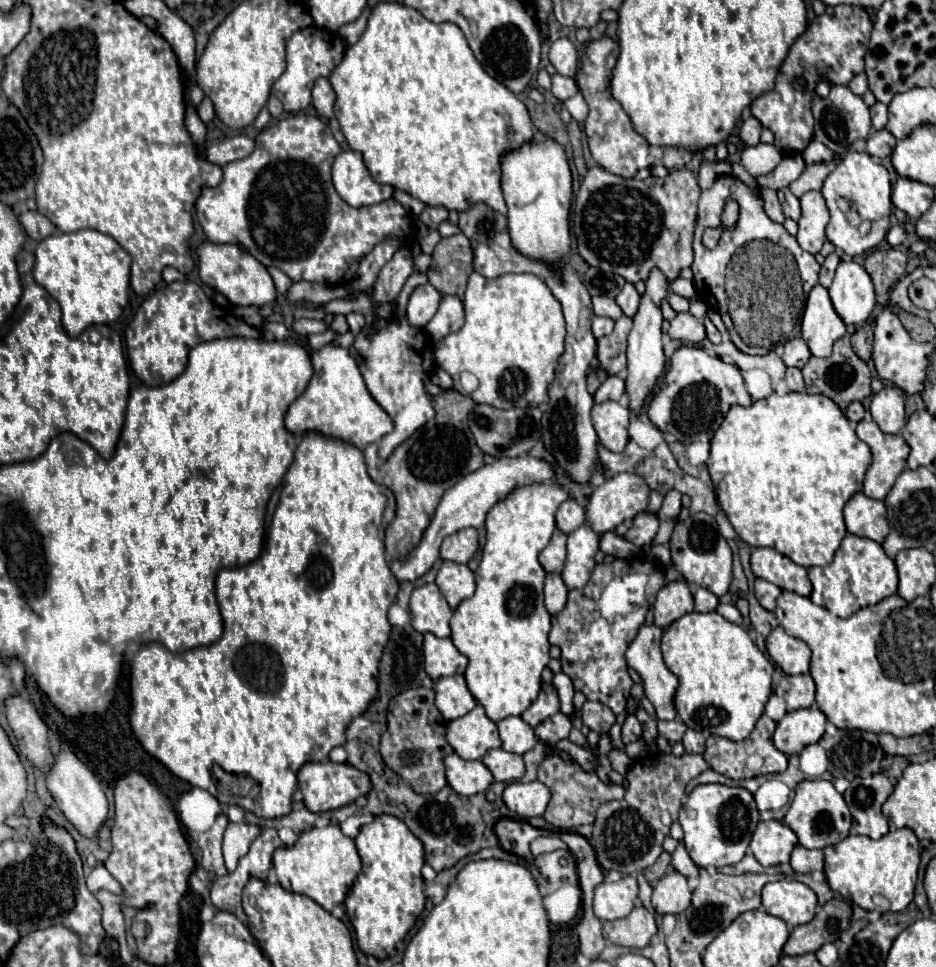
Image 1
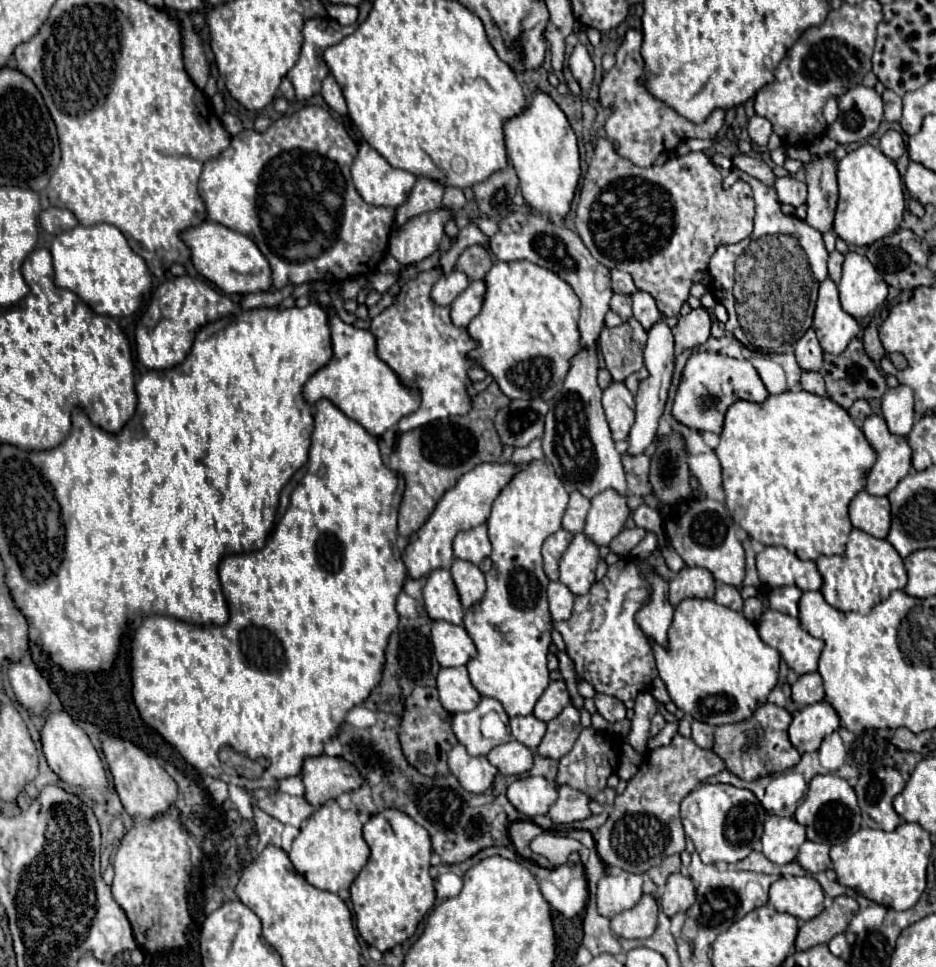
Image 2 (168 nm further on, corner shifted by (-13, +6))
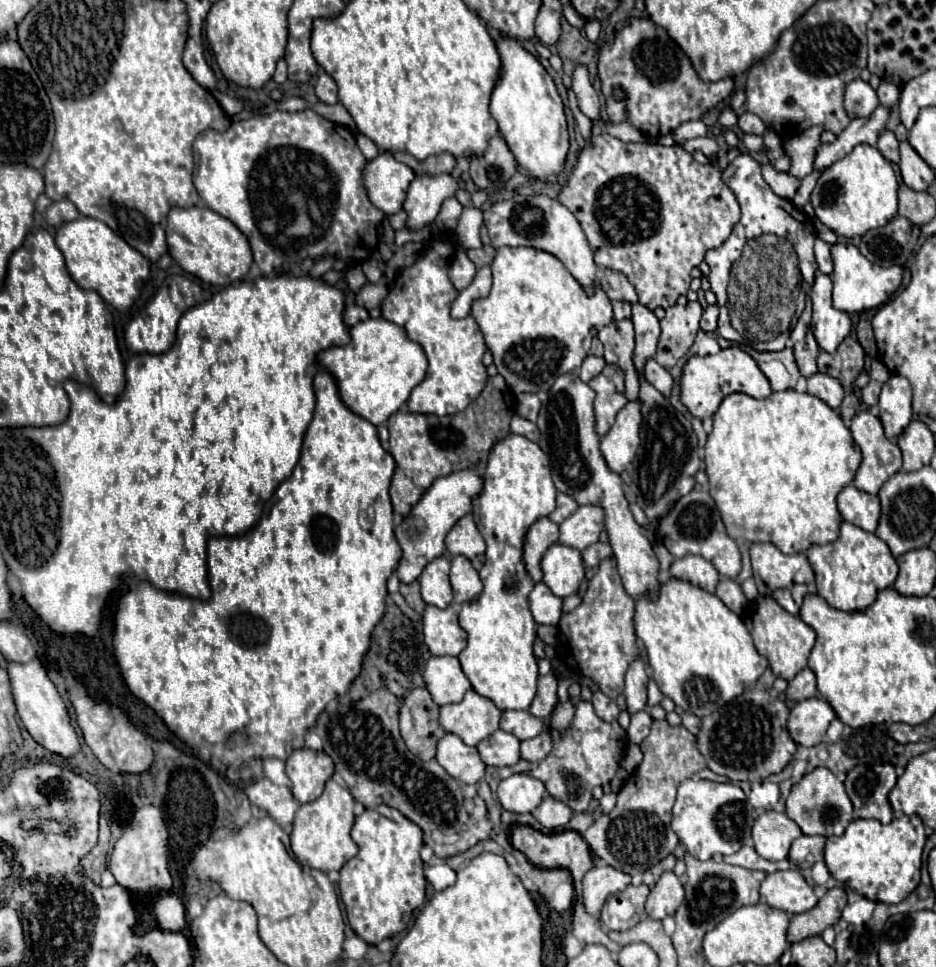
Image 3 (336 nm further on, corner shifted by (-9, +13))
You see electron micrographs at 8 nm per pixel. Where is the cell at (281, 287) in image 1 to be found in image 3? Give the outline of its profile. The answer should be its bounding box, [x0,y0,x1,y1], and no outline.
[318,317,428,425]

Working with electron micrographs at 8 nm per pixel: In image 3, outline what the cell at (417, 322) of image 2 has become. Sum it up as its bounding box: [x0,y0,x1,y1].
[382,235,488,415]

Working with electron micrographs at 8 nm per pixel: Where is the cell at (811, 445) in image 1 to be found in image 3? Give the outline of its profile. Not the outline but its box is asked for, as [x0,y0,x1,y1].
[704,389,862,553]

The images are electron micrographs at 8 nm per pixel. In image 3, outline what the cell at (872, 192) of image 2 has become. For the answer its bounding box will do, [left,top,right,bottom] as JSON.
[810,145,898,237]

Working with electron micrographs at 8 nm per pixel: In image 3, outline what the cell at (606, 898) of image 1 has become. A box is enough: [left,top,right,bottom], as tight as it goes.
[582,851,630,915]

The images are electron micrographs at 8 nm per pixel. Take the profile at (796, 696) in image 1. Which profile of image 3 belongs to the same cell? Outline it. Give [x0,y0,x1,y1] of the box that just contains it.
[786,669,818,701]

